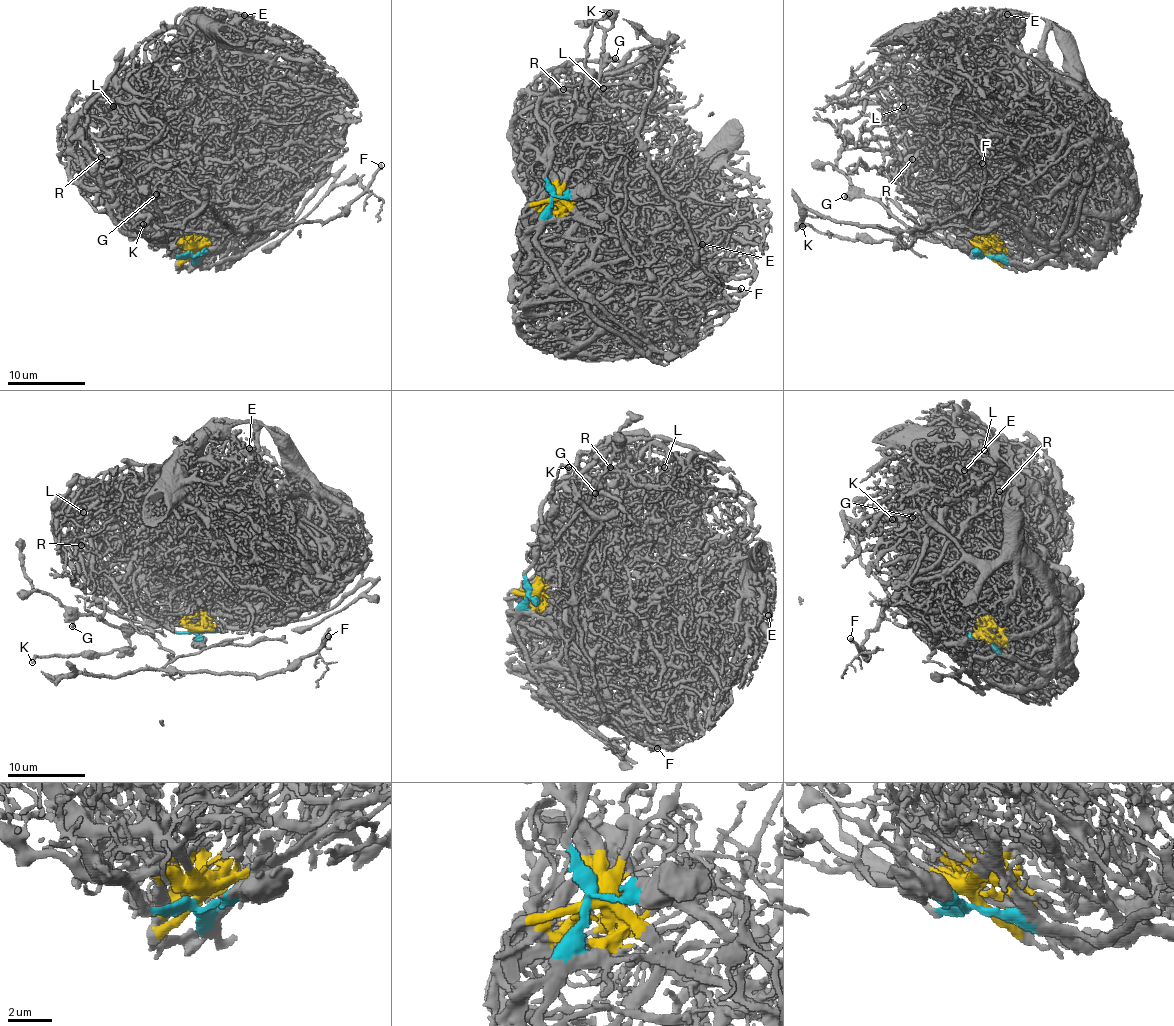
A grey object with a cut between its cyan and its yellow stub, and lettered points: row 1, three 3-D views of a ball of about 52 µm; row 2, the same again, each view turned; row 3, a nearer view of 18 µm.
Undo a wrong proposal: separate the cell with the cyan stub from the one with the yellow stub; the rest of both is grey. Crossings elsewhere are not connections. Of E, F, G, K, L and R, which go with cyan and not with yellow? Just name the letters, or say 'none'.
F, G, K

